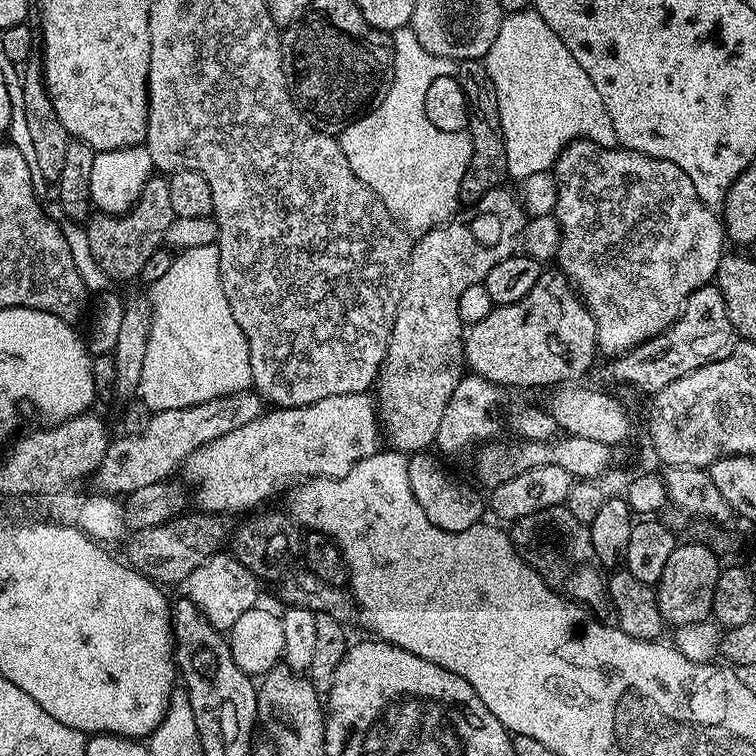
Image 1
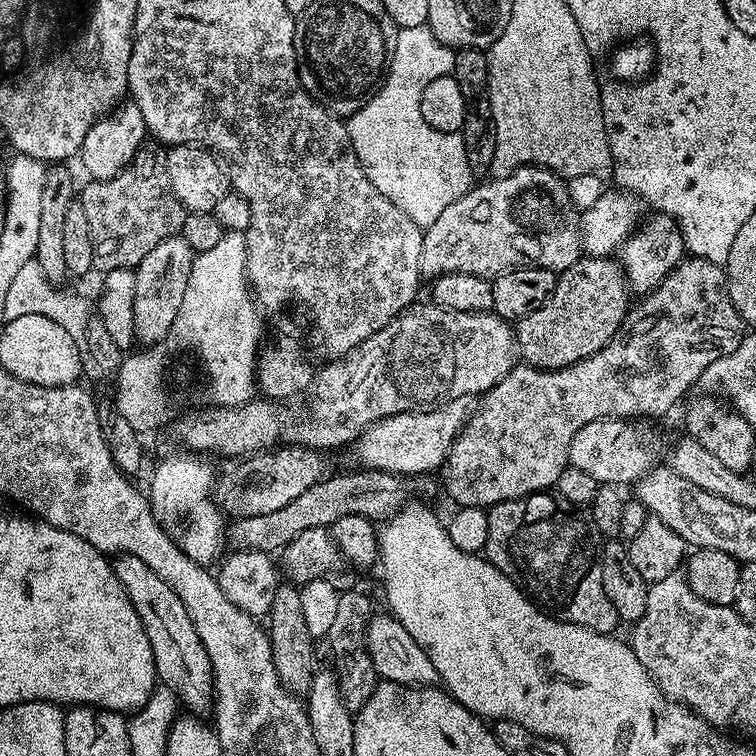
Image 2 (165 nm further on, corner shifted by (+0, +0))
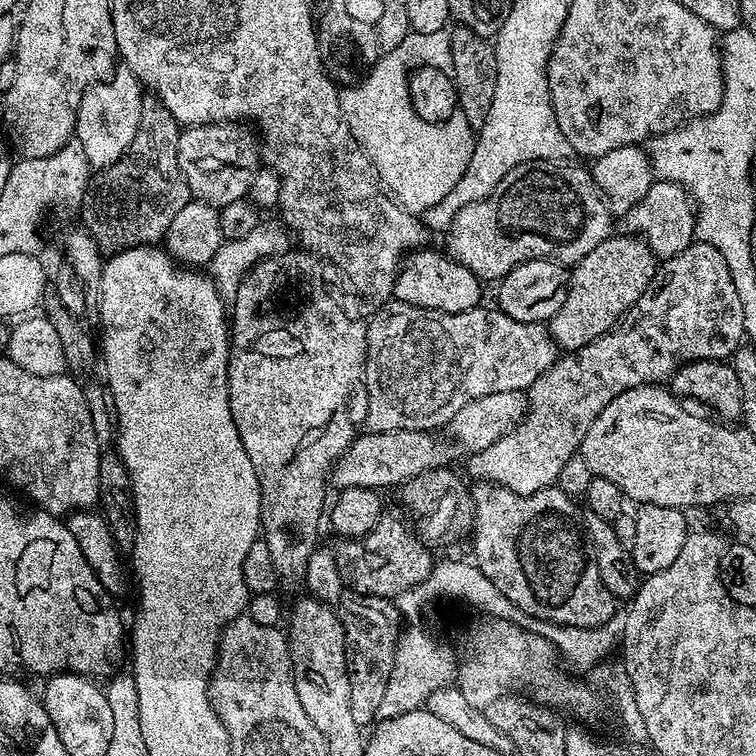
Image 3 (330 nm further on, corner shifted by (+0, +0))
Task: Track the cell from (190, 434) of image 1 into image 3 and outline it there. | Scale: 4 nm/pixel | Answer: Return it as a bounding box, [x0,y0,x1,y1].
[363,299,558,432]

